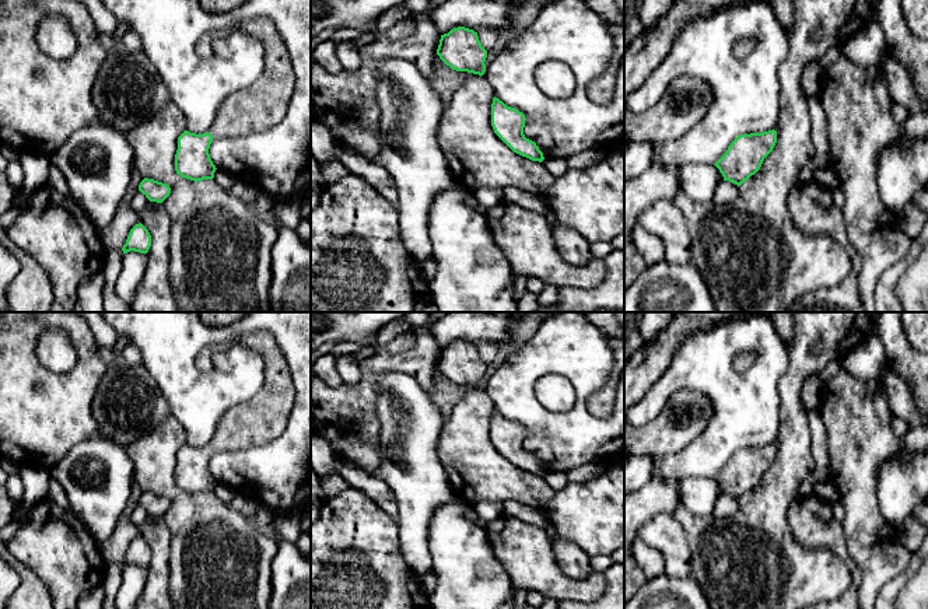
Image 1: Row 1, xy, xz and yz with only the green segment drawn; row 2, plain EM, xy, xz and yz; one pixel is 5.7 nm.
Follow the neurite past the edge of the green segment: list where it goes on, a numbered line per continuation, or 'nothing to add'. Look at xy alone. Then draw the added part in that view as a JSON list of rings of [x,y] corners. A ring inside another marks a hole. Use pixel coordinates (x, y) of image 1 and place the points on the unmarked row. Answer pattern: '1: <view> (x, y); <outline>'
1: xy (261, 420); [[[259,330],[244,336],[242,343],[263,356],[265,385],[253,399],[225,412],[209,442],[213,452],[238,451],[273,442],[286,430],[293,410],[295,389],[273,335]]]

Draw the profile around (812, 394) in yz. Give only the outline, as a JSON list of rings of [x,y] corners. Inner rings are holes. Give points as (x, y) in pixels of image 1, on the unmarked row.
[[[810,375],[802,389],[802,402],[808,412],[819,410],[823,399],[823,385],[817,375]]]

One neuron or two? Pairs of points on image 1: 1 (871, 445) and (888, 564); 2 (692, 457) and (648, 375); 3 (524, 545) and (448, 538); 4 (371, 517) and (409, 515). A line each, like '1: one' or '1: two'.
1: one
2: two
3: two
4: two

